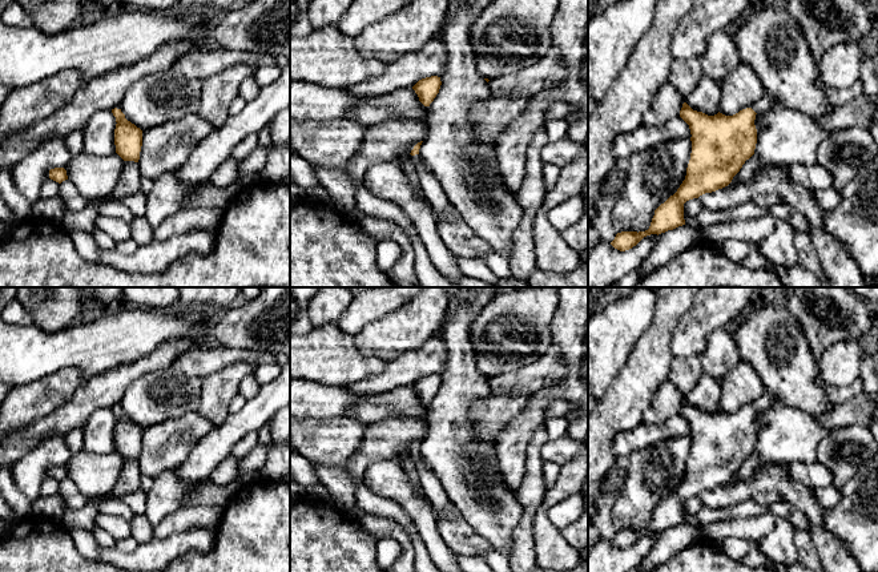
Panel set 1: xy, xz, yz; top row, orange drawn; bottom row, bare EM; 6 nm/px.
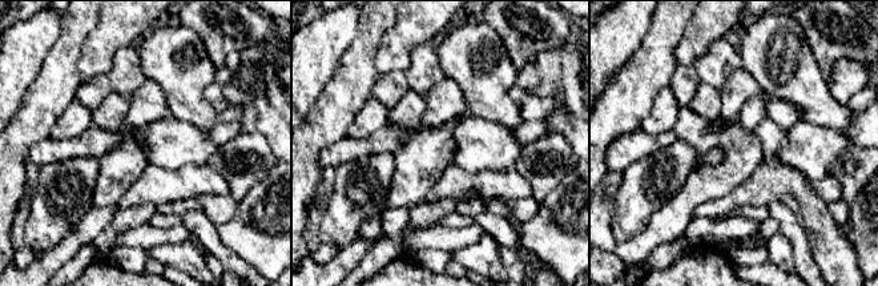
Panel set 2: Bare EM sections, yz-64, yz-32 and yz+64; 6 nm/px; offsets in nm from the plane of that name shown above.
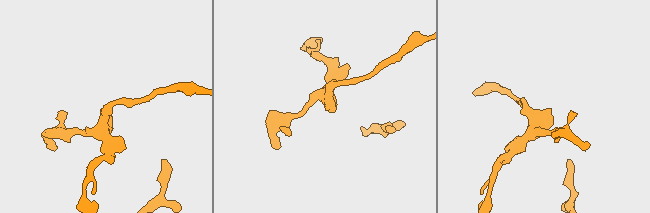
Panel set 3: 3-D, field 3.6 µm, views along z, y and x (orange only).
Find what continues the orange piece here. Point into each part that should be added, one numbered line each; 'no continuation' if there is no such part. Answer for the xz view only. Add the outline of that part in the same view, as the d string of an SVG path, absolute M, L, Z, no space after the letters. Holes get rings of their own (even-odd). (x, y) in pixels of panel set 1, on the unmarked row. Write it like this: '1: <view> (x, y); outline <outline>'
1: xz (433, 488); outline M419 452L412 454L412 459L418 467L420 486L423 494L436 515L442 513L450 503L448 496L434 471L428 471L423 464Z

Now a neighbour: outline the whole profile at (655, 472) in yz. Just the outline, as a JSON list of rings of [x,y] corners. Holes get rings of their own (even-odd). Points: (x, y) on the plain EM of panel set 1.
[[[690,436],[668,439],[633,451],[627,478],[613,505],[613,525],[621,529],[645,529],[655,508],[673,494],[686,474]]]

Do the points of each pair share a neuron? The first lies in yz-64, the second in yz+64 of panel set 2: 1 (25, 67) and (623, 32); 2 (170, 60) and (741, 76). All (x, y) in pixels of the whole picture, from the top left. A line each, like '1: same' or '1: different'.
1: same
2: different

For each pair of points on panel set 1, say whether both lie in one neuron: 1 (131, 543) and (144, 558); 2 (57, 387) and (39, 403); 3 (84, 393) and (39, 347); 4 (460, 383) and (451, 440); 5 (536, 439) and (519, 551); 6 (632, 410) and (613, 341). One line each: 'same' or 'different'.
1: different
2: same
3: different
4: same
5: same
6: different

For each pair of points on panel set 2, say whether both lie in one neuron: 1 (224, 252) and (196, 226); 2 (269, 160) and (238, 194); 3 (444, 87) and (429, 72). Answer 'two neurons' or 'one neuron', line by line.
1: one neuron
2: one neuron
3: two neurons

